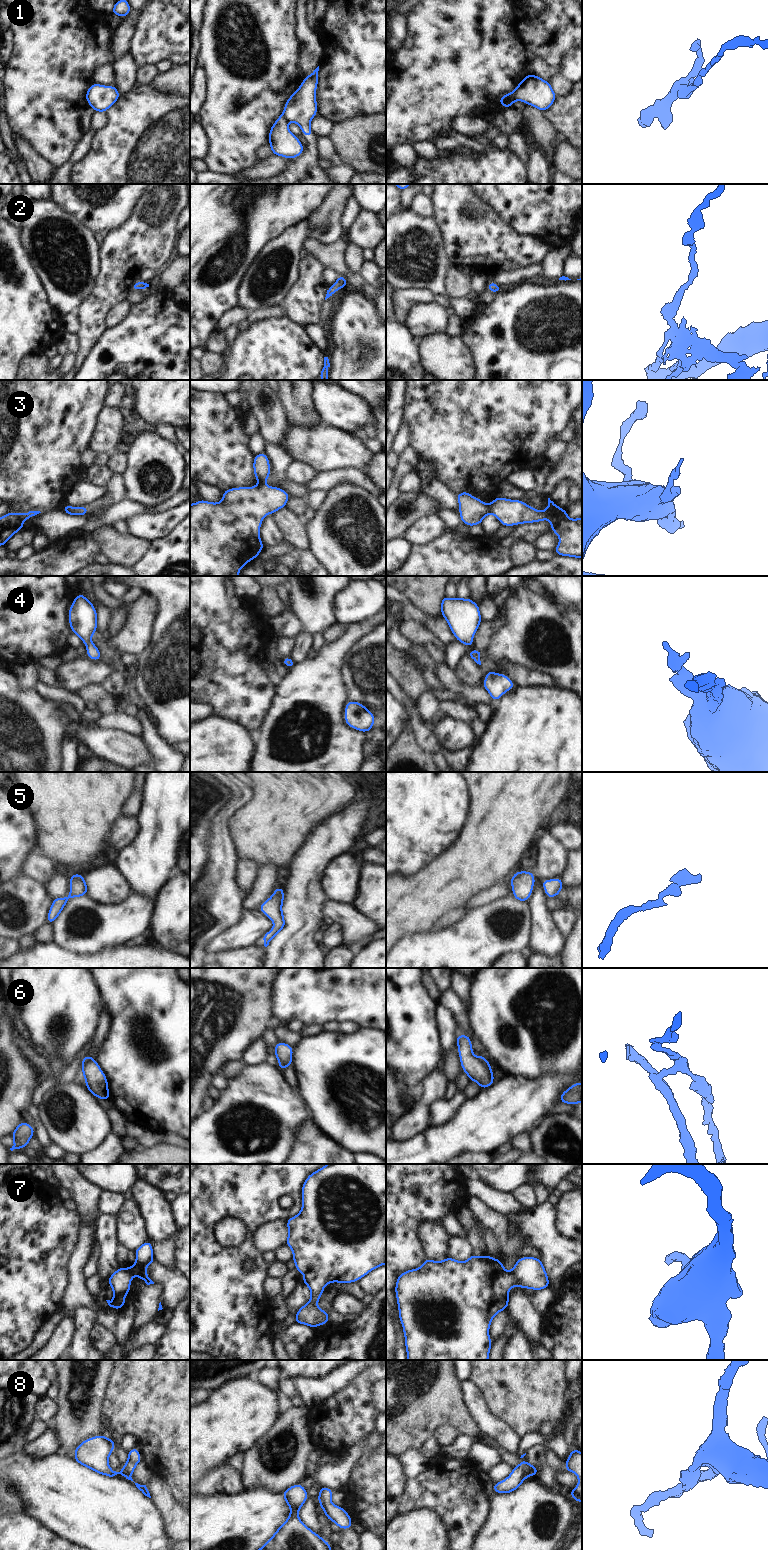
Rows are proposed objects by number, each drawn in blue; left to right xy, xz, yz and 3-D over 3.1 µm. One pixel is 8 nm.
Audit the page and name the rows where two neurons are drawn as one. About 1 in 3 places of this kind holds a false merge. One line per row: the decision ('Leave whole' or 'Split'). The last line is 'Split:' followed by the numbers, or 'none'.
1: Split
2: Leave whole
3: Split
4: Leave whole
5: Leave whole
6: Split
7: Leave whole
8: Leave whole
Split: 1, 3, 6.

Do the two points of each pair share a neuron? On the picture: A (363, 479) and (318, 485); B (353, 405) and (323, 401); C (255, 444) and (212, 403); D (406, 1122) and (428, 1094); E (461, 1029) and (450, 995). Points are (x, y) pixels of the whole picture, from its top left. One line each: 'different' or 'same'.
A: same
B: same
C: different
D: same
E: same

